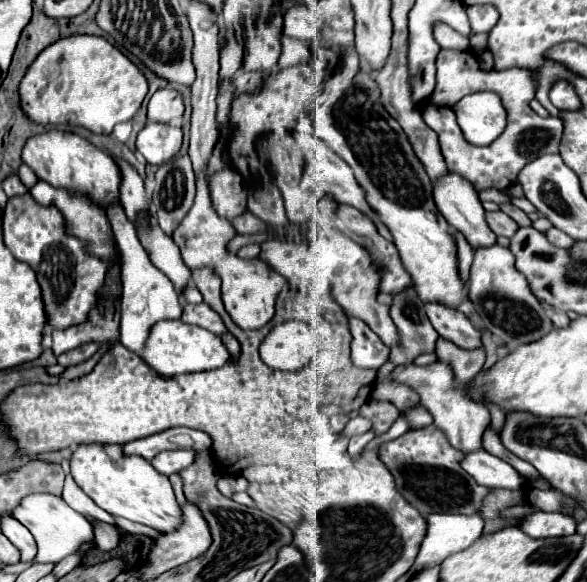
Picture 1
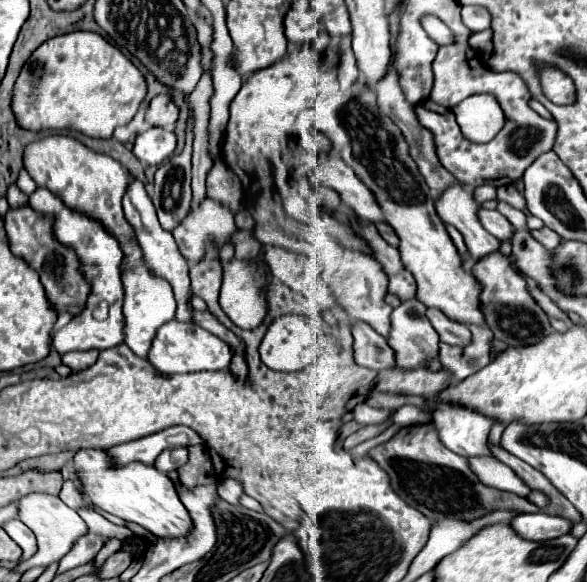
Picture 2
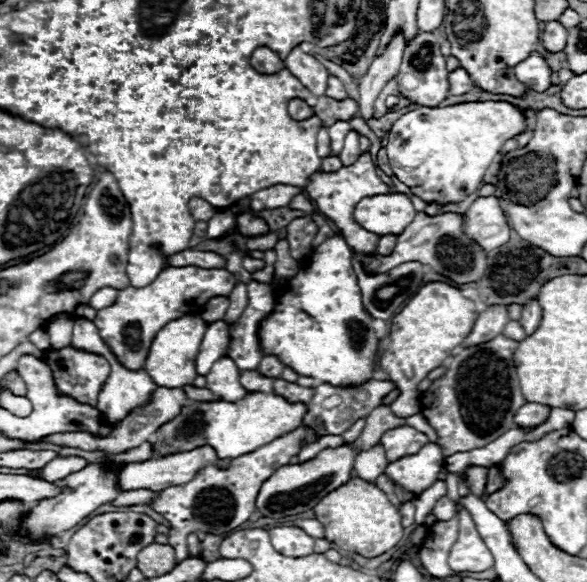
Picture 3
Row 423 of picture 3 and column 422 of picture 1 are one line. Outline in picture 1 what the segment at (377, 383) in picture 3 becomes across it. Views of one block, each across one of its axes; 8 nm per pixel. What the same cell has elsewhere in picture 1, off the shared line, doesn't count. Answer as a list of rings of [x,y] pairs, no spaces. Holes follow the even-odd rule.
[[[414,290],[394,296],[390,318],[398,330],[398,344],[392,346],[390,362],[414,364],[420,354],[430,354],[436,350],[438,332],[430,324],[424,312],[424,302],[420,302]]]

